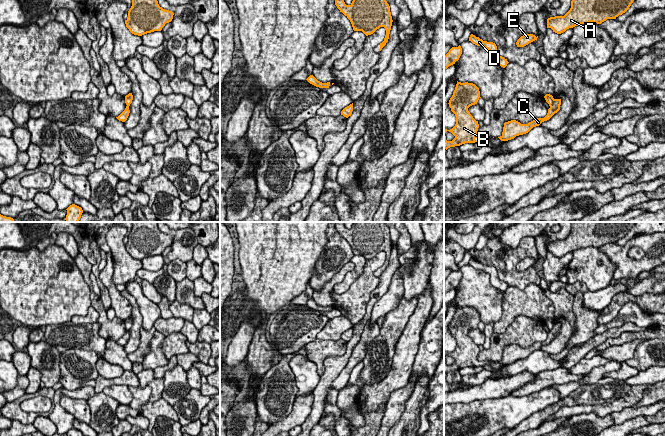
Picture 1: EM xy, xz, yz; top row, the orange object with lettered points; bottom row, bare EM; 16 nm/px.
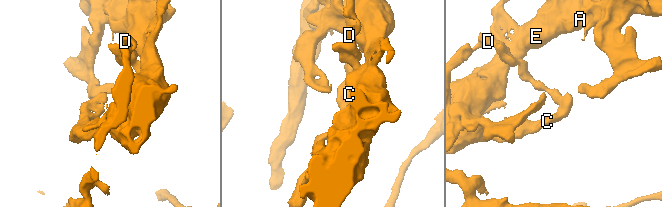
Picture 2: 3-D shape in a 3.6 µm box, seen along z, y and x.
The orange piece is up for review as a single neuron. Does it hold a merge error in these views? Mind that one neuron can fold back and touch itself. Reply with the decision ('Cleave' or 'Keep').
Cleave

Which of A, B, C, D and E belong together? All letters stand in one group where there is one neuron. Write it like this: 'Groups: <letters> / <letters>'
Groups: A B C E / D

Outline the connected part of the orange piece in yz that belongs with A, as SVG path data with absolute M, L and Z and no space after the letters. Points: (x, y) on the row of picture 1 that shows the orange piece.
M572 0L571 8L564 16L555 16L547 19L547 28L561 34L569 28L590 22L601 24L607 19L616 19L625 13L634 0Z

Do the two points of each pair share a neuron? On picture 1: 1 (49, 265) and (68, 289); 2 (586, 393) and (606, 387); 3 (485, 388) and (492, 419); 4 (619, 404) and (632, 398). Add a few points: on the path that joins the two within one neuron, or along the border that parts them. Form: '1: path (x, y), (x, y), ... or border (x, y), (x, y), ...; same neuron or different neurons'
1: path (52, 271), (62, 283); same neuron
2: path (591, 393), (601, 392); same neuron
3: border (509, 396), (474, 399), (465, 403); different neurons
4: path (622, 403), (629, 400); same neuron

